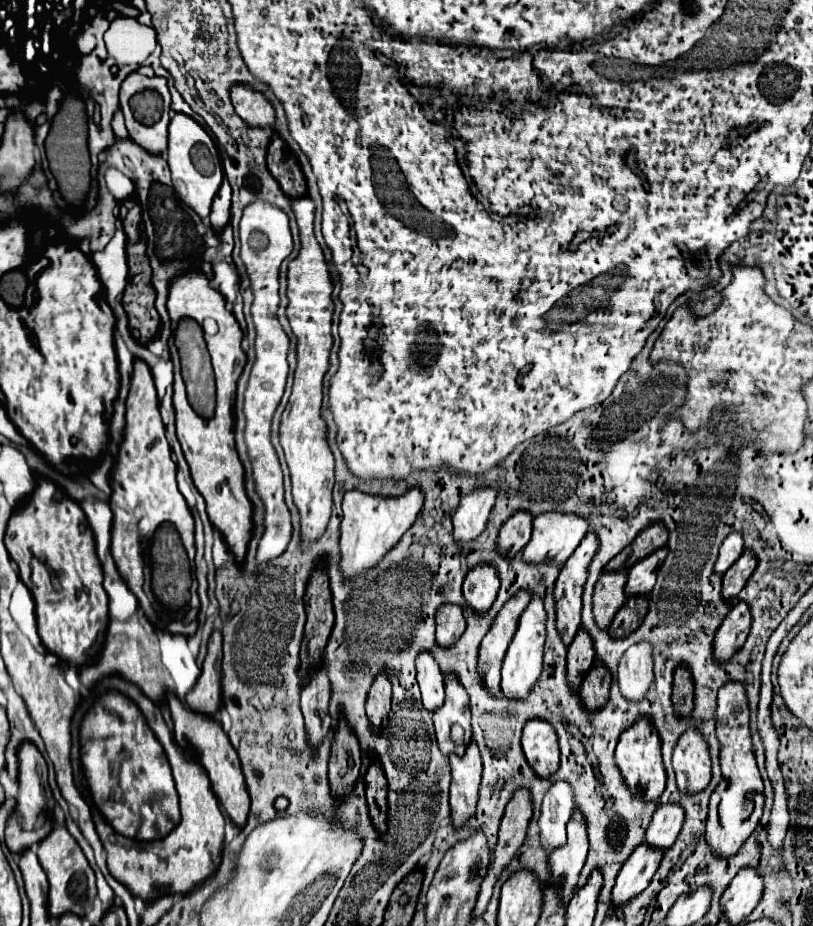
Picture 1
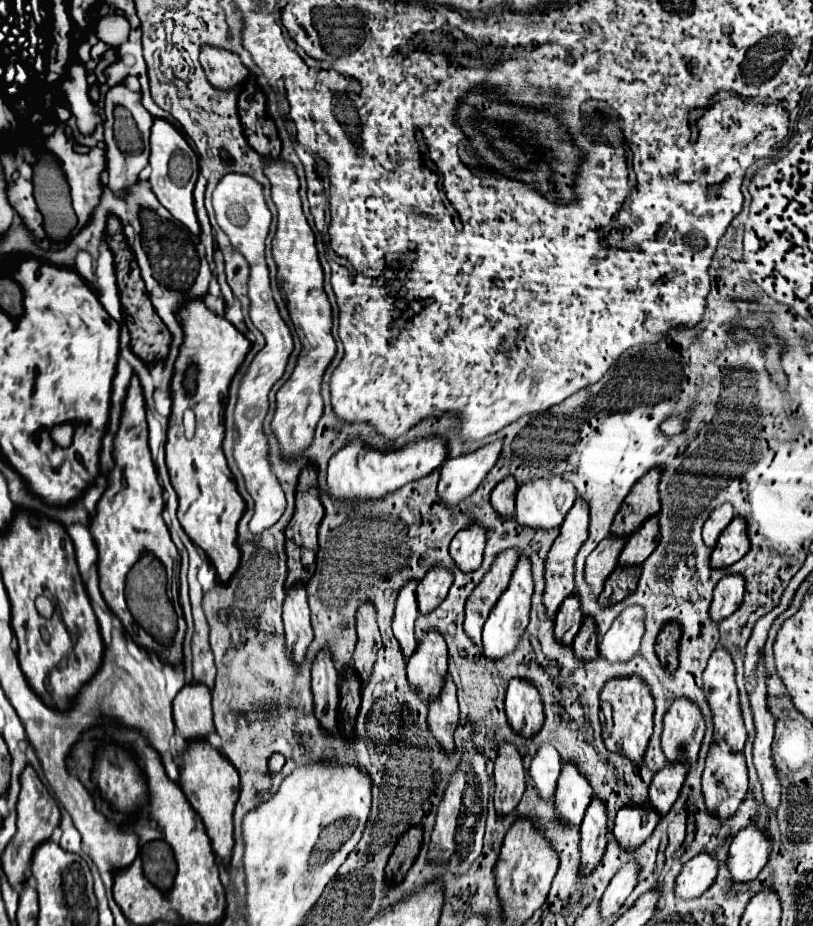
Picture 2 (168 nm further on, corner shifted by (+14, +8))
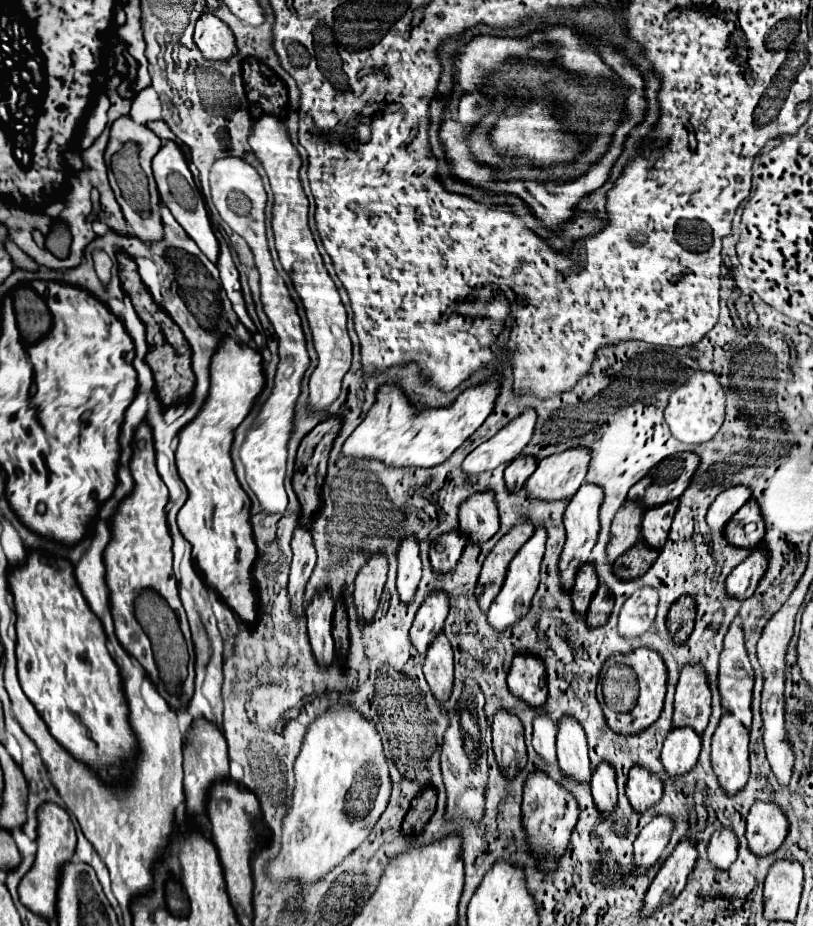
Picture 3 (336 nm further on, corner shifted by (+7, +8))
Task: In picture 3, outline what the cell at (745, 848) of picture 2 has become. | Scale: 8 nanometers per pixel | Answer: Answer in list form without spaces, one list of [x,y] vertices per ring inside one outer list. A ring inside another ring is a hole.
[[[756,802],[748,812],[746,838],[756,856],[768,856],[780,848],[790,830],[786,814],[774,802]]]

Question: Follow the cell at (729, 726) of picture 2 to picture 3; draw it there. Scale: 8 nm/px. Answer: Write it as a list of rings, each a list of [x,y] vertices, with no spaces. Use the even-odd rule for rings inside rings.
[[[738,616],[724,638],[724,650],[720,654],[720,696],[724,710],[740,714],[746,726],[752,724],[750,700],[754,688],[754,670],[744,646],[742,618]]]

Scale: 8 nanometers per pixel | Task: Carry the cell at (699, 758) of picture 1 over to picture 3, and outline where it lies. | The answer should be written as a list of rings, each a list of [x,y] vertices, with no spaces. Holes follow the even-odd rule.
[[[690,662],[682,668],[676,686],[674,726],[692,726],[698,734],[704,732],[710,718],[710,688],[706,670]]]

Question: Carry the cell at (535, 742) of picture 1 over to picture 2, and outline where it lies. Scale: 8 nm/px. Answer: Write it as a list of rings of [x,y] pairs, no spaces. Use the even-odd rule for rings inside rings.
[[[511,680],[507,688],[507,698],[505,698],[505,710],[507,710],[507,720],[513,732],[517,732],[523,738],[531,738],[539,734],[545,722],[543,714],[543,704],[537,688],[525,680]]]

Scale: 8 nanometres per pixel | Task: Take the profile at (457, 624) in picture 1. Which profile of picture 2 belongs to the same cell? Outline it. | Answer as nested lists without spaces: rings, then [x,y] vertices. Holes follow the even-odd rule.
[[[439,566],[429,570],[429,574],[417,584],[417,604],[421,614],[431,614],[447,598],[453,576]]]

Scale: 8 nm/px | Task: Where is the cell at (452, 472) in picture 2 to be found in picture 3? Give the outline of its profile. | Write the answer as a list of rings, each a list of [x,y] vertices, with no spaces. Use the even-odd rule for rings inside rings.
[[[526,408],[520,416],[510,420],[496,436],[480,444],[468,458],[462,468],[466,474],[478,474],[484,470],[494,470],[500,464],[508,464],[520,456],[526,444],[532,440],[536,428],[536,410]]]

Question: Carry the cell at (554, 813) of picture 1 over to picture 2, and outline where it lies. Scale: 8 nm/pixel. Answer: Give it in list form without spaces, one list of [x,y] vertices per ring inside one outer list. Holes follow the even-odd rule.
[[[541,746],[537,750],[529,768],[529,776],[541,800],[553,798],[555,788],[557,788],[557,778],[561,774],[561,766],[563,766],[563,760],[557,754],[557,750],[553,750],[553,746]]]

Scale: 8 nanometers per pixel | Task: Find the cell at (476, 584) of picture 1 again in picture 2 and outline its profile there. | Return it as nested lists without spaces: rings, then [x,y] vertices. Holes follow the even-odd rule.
[[[477,524],[469,526],[469,530],[461,530],[461,534],[457,534],[457,538],[453,538],[451,558],[455,560],[457,568],[463,574],[473,574],[475,570],[481,568],[485,540],[487,540],[487,534]]]

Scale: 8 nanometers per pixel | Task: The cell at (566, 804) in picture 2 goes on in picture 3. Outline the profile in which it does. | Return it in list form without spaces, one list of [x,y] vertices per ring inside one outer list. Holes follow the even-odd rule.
[[[562,716],[556,724],[556,754],[558,764],[564,774],[572,776],[576,782],[590,784],[588,778],[592,776],[590,760],[588,760],[588,746],[586,734],[580,722],[572,716]]]

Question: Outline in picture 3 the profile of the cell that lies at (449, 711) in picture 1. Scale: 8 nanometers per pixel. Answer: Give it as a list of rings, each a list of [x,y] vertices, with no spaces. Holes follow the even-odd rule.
[[[432,590],[430,596],[424,598],[420,610],[416,612],[414,624],[410,628],[412,644],[424,654],[428,642],[440,634],[444,628],[444,620],[448,614],[448,596],[444,590]]]

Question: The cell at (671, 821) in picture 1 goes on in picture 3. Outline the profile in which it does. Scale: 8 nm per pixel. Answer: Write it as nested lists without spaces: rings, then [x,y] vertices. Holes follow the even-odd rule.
[[[690,726],[672,728],[664,740],[662,764],[670,776],[686,774],[694,768],[700,754],[700,736]]]

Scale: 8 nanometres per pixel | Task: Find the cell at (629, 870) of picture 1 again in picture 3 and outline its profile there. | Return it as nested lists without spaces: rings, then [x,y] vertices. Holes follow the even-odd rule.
[[[632,766],[630,774],[628,774],[628,800],[632,802],[632,806],[636,810],[646,810],[648,806],[654,806],[660,800],[662,794],[662,778],[650,770],[646,770],[644,766]]]

